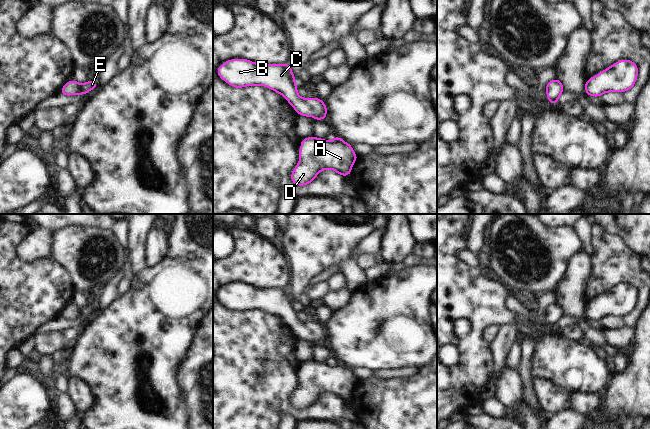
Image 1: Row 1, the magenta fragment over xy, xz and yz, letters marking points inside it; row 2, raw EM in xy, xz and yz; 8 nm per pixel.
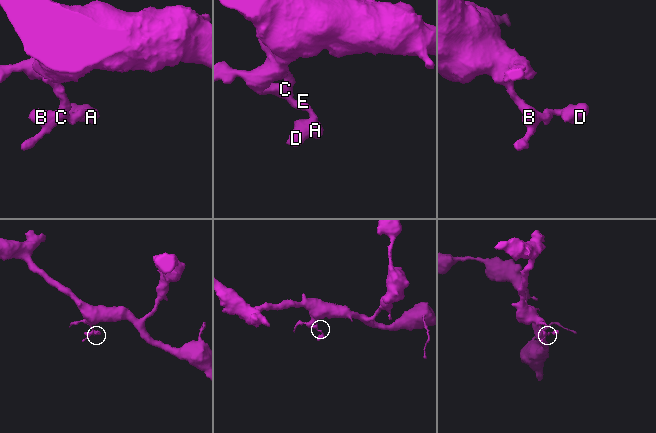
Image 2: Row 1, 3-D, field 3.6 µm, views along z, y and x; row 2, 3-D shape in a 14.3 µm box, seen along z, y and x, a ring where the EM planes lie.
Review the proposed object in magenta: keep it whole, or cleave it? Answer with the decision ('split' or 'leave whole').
leave whole

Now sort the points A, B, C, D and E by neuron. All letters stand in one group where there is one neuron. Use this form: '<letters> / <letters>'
A B C D E

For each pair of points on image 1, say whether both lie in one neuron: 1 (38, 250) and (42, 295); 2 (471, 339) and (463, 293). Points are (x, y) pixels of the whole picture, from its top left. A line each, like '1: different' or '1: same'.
1: different
2: same

